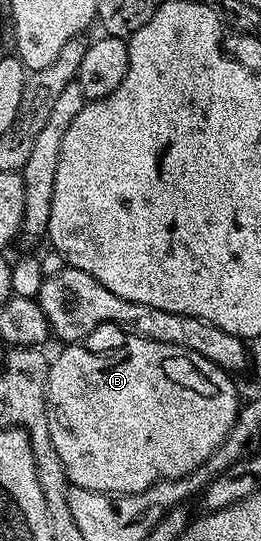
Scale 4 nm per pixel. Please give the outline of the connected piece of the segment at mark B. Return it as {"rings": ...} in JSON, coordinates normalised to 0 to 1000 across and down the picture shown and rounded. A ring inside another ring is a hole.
{"rings":[[[498,621],[456,640],[441,651],[356,651],[345,643],[314,643],[310,634],[241,641],[241,651],[222,660],[188,667],[192,689],[176,701],[176,763],[184,765],[184,802],[199,810],[199,824],[215,824],[215,839],[230,839],[230,854],[245,854],[257,889],[287,902],[322,906],[368,906],[464,913],[475,909],[548,909],[567,906],[609,887],[670,887],[713,880],[736,869],[751,869],[785,854],[820,834],[866,815],[881,804],[889,787],[912,771],[920,738],[897,719],[885,689],[797,669],[766,654],[736,647],[705,647],[670,636],[628,632],[582,632],[548,621]]]}

